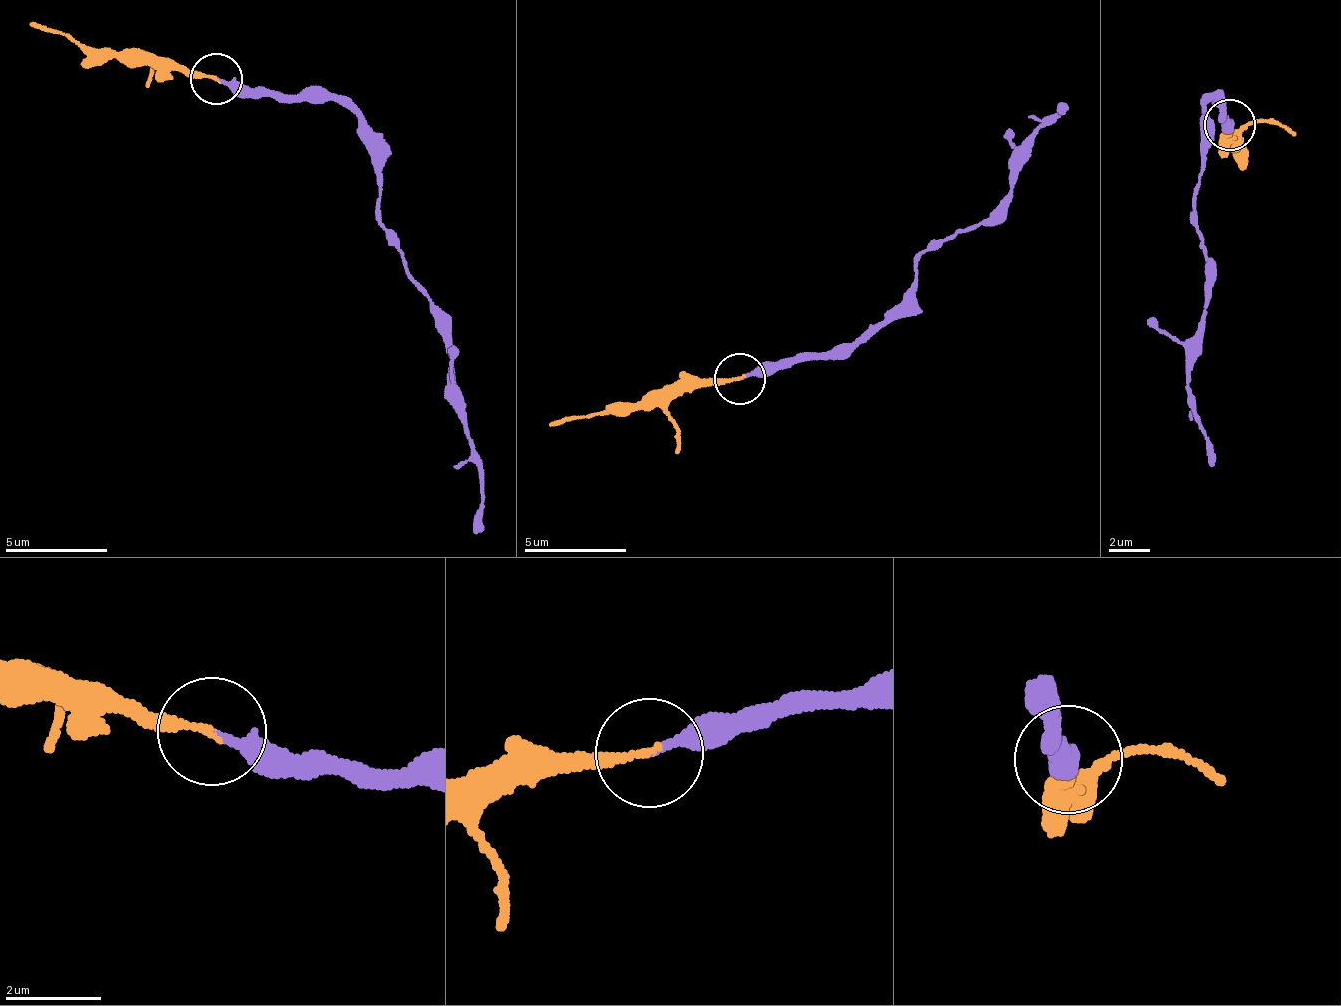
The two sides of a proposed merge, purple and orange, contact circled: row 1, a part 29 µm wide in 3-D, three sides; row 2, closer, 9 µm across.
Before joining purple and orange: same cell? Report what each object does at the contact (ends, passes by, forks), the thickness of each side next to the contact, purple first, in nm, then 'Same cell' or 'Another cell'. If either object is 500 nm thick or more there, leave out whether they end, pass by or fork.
At the ring purple ends. At the ring orange ends. Thickness 200 nm (purple) against 180 nm. Same cell

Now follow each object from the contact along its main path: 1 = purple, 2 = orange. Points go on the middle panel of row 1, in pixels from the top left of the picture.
1: (741, 378), (846, 354), (886, 321), (916, 282), (917, 252), (990, 217), (1033, 136), (1063, 107)
2: (741, 378), (679, 381), (668, 394), (616, 400), (550, 425)

